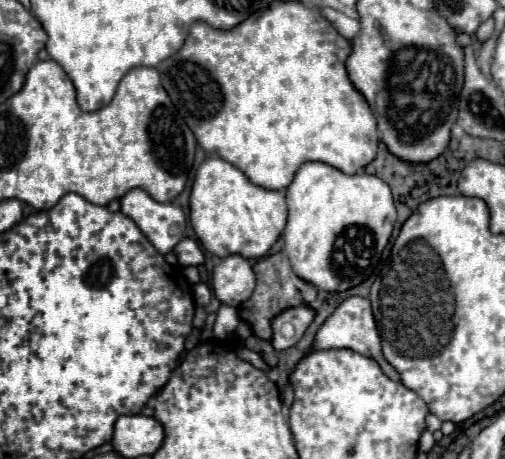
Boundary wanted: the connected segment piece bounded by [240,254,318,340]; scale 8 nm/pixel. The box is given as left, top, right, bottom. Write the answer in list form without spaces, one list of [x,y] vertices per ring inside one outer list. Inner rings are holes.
[[[272,254],[264,260],[258,260],[256,266],[254,266],[254,272],[256,272],[256,290],[254,290],[252,298],[240,306],[240,316],[242,316],[242,320],[246,320],[250,324],[250,328],[254,330],[254,334],[258,338],[270,340],[272,338],[270,320],[286,308],[310,304],[317,298],[318,291],[312,284],[302,282],[292,272],[290,262],[284,254]]]

